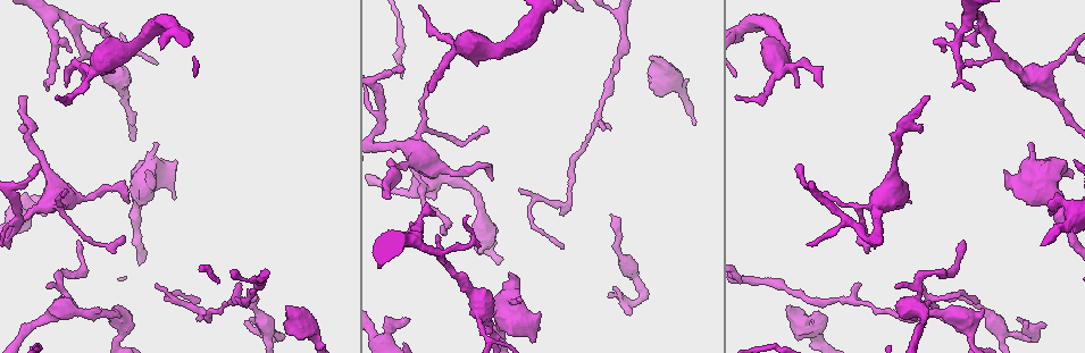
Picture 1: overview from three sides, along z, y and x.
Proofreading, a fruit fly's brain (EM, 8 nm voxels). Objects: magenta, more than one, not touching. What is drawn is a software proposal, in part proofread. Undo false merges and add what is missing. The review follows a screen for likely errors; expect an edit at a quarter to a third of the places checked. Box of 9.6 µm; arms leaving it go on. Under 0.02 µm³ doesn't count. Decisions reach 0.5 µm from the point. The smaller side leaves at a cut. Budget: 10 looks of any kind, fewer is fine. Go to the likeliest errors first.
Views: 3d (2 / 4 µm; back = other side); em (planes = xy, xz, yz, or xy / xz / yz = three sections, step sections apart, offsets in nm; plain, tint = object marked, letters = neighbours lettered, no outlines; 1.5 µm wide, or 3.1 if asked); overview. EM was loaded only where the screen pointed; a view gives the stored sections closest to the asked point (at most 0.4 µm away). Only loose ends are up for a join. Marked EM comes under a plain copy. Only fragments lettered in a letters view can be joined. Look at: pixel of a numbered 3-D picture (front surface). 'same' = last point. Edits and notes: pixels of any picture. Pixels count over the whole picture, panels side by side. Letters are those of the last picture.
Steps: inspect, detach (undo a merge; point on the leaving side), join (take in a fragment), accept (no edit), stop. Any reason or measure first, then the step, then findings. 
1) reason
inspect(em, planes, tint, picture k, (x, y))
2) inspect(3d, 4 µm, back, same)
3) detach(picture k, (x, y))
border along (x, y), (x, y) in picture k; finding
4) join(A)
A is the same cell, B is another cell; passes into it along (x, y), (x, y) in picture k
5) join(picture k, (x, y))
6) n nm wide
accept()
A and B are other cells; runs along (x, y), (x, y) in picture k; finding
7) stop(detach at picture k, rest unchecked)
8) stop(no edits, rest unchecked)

an open end
inspect(em, planes, letters, picture 1, (610, 216))

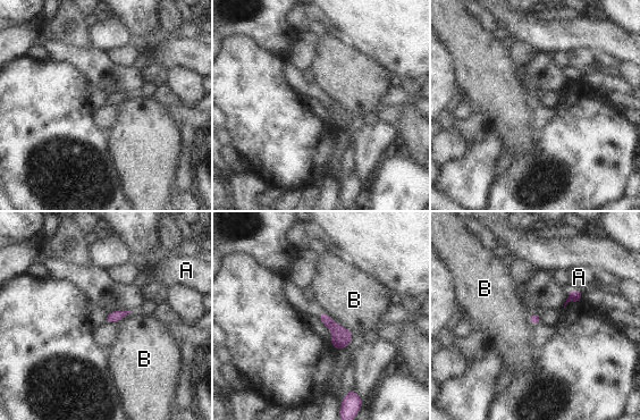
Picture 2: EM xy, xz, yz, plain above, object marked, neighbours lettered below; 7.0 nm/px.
accept()
A and B are other cells; border along (322, 310), (336, 322), (354, 333) in picture 2; none of them fits

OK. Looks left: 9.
thin end
inspect(3d, 2 µm, picture 1, (467, 215))

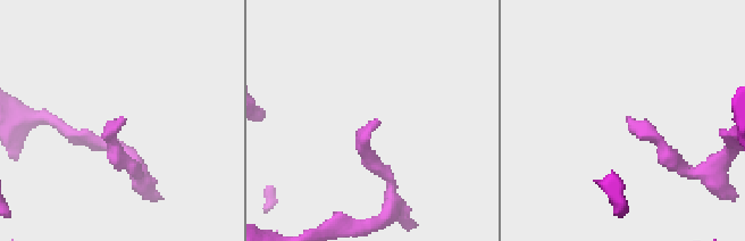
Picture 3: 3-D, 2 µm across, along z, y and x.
now the EM
inspect(em, yz, step 4, letters, picture 3, (122, 119))

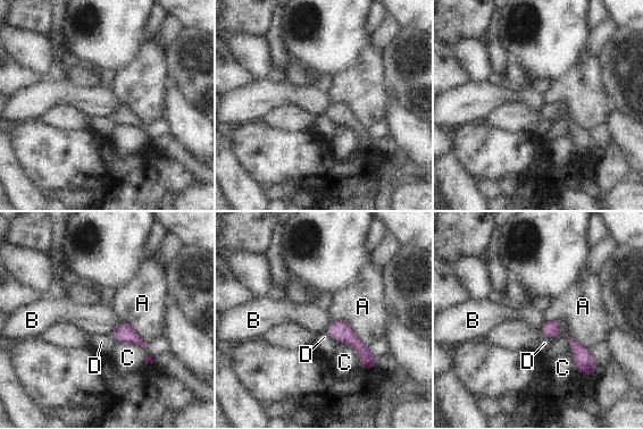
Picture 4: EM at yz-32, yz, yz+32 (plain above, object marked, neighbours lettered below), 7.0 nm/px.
accept()
A, B, C and D are other cells; runs along (334, 324), (362, 351), (373, 366) in picture 4; none of them fits

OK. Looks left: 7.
branch stops here
inspect(3d, 4 µm, picture 1, (963, 239))

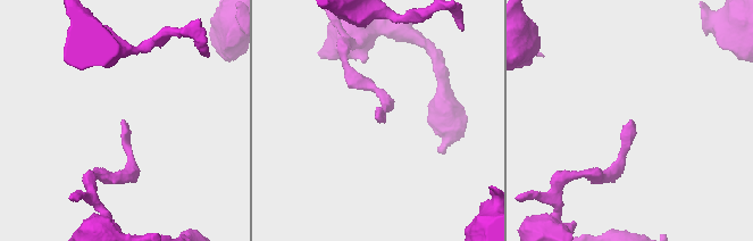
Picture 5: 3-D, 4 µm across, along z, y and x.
shape alone is not enough
inspect(em, xy, step 4, letters, picture 5, (122, 120))

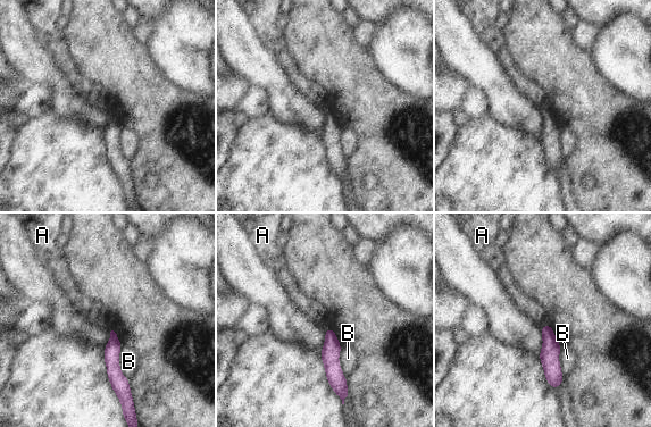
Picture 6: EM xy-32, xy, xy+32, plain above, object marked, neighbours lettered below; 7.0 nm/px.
cut it another way
inspect(em, planes, letters, same)

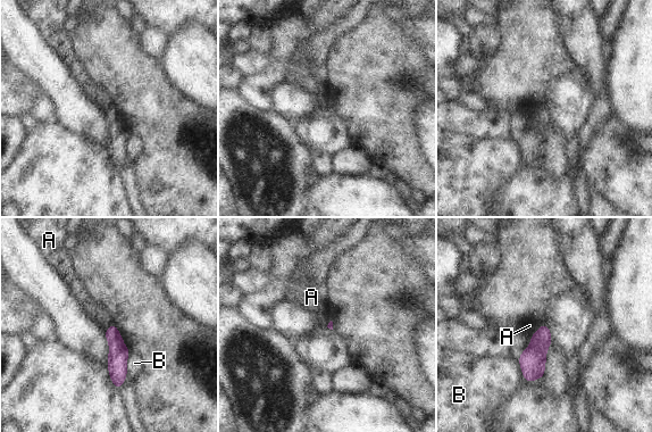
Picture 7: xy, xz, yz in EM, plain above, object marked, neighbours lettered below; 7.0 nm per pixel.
B touches over 180 nm
accept()
A and B are other cells; none of them fits

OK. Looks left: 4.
free end
inspect(em, 3.1 µm, planes, letters, picture 1, (502, 286))

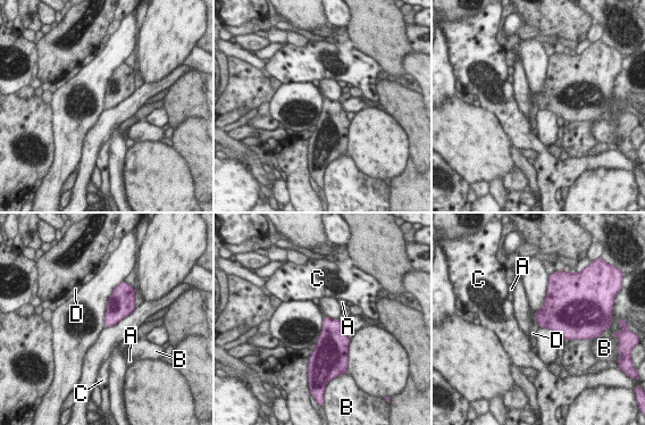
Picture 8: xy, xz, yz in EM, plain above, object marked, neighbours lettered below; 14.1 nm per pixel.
D touches over 110 nm
accept()
A, B, C and D are other cells; border along (535, 321), (539, 325) in picture 8; none of them fits

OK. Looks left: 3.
stop(no edits, rest unchecked)

